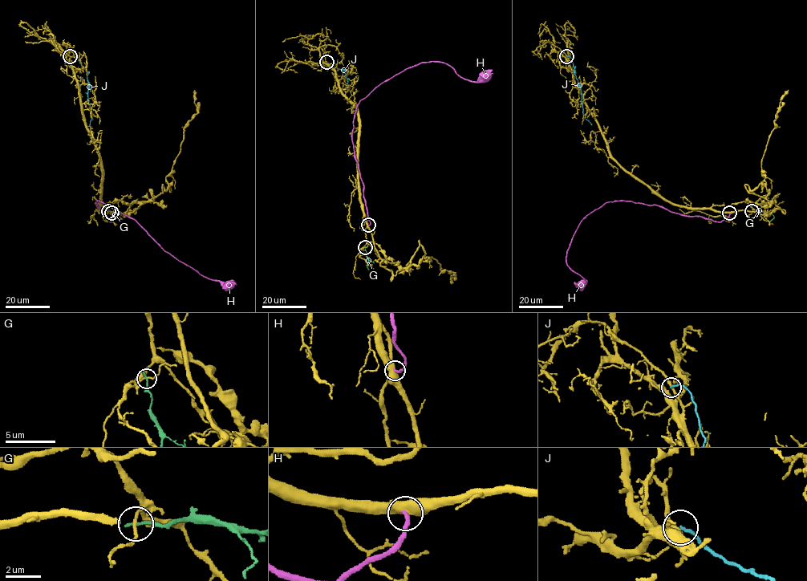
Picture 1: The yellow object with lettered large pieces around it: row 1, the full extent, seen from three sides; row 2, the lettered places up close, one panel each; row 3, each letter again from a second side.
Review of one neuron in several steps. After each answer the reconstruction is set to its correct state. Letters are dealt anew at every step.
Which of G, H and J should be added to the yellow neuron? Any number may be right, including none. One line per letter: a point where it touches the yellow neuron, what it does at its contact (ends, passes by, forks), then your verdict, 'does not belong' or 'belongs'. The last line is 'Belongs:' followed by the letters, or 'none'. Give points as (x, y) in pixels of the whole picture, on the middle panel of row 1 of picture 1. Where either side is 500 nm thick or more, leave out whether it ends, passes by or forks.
G: (365, 247) | it ends | does not belong
H: (368, 225) | belongs
J: (326, 62) | it ends | does not belong
Belongs: H

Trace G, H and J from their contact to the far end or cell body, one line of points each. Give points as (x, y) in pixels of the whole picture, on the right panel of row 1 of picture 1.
G: (752, 211), (771, 213), (774, 217), (768, 222)
H: (729, 213), (716, 221), (656, 205), (606, 201), (581, 221), (567, 251), (566, 264), (585, 282), (573, 283)
J: (566, 56), (571, 59), (581, 91), (582, 115), (591, 124)

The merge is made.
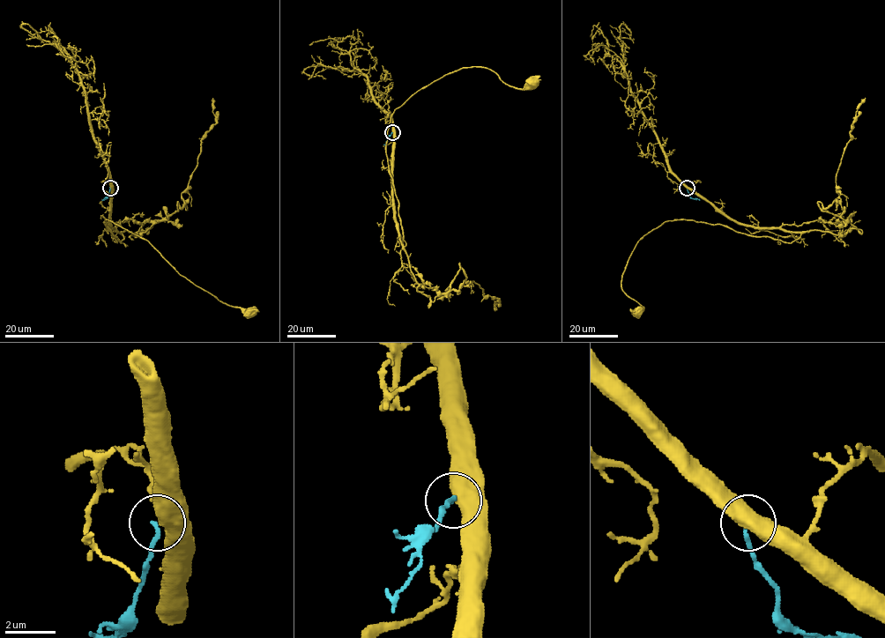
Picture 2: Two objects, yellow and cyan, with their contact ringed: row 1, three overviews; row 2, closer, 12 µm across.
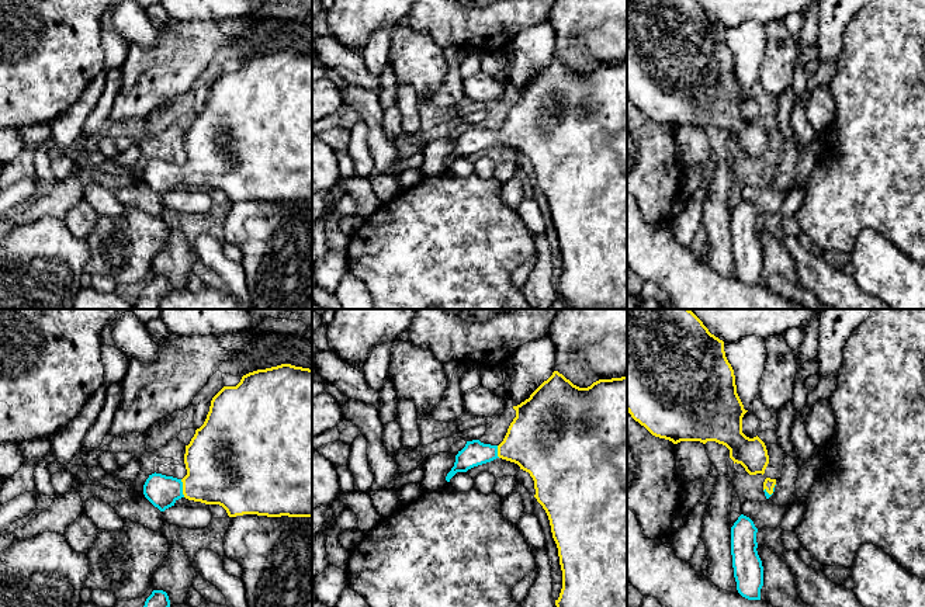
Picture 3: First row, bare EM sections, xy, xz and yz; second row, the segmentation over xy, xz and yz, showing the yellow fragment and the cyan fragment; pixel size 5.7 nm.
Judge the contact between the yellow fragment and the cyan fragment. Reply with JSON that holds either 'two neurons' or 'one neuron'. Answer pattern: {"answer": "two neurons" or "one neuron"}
{"answer": "one neuron"}

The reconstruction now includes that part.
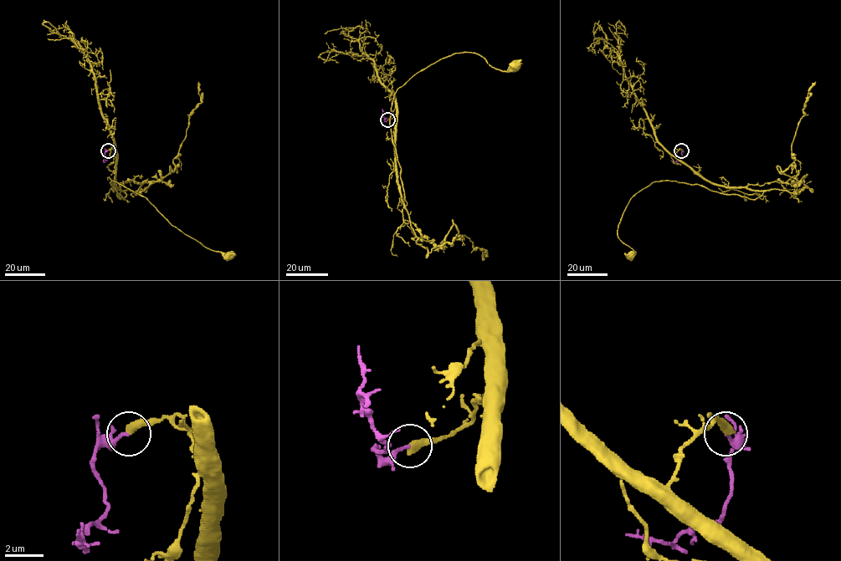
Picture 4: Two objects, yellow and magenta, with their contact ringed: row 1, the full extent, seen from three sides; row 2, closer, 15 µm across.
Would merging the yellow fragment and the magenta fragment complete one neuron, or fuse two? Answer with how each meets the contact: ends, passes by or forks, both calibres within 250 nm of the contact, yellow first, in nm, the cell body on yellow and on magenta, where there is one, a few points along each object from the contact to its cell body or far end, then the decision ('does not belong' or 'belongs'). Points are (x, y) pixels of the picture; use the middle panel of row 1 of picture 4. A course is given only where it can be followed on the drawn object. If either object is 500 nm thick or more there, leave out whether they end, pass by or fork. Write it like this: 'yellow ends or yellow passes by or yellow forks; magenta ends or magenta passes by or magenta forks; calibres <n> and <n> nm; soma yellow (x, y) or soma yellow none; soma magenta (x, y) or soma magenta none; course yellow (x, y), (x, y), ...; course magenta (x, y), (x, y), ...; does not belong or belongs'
yellow ends; magenta ends; calibres 480 and 160 nm; soma yellow (515, 65); soma magenta none; course yellow (387, 119), (396, 114), (406, 205), (390, 126), (396, 90), (455, 53), (515, 65); course magenta (387, 119), (385, 120), (382, 109); belongs

